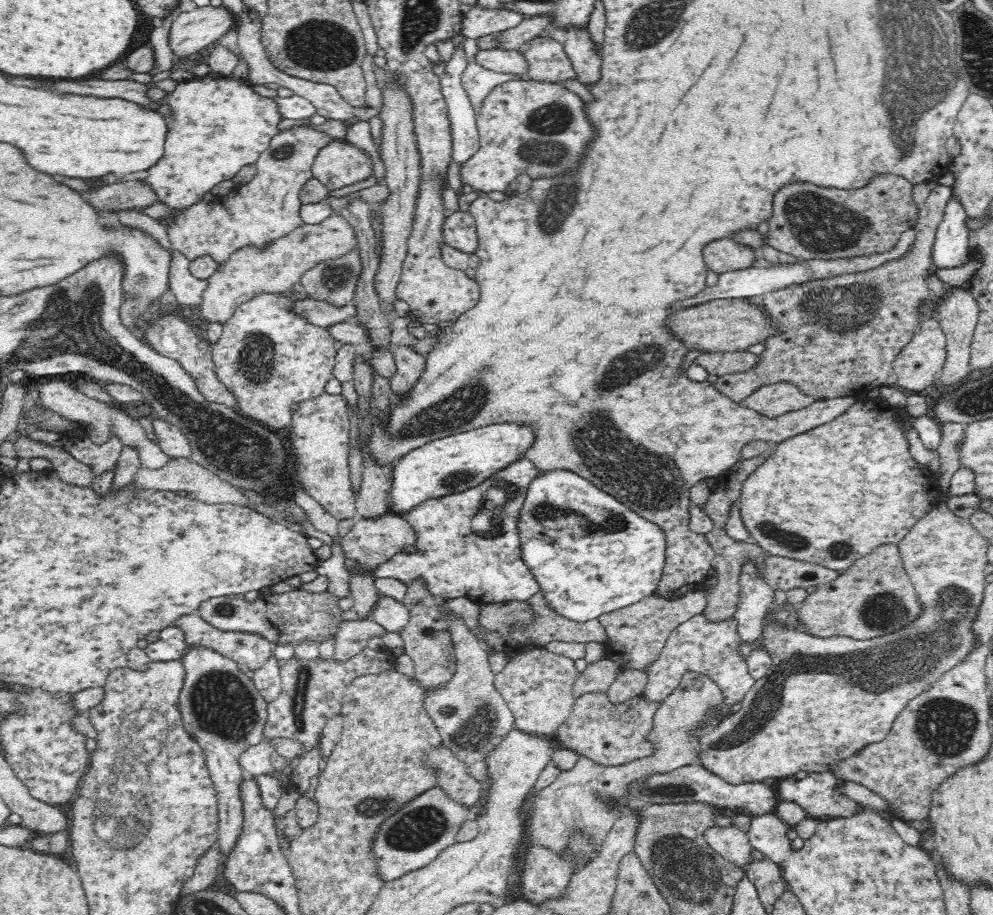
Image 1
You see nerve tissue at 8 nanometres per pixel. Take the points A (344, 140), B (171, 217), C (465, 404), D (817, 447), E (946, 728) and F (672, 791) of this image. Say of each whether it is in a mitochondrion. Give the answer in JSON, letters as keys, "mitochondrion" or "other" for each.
{"A":"other","B":"other","C":"mitochondrion","D":"other","E":"mitochondrion","F":"mitochondrion"}

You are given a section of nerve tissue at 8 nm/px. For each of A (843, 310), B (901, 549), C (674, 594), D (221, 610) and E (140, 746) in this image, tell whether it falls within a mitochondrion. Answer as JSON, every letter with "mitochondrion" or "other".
{"A":"mitochondrion","B":"other","C":"other","D":"mitochondrion","E":"mitochondrion"}

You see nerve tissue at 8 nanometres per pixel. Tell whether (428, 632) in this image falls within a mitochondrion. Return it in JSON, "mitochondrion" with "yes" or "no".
{"mitochondrion":"yes"}

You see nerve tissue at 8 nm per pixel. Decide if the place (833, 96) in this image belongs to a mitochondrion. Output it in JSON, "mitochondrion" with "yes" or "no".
{"mitochondrion":"no"}

